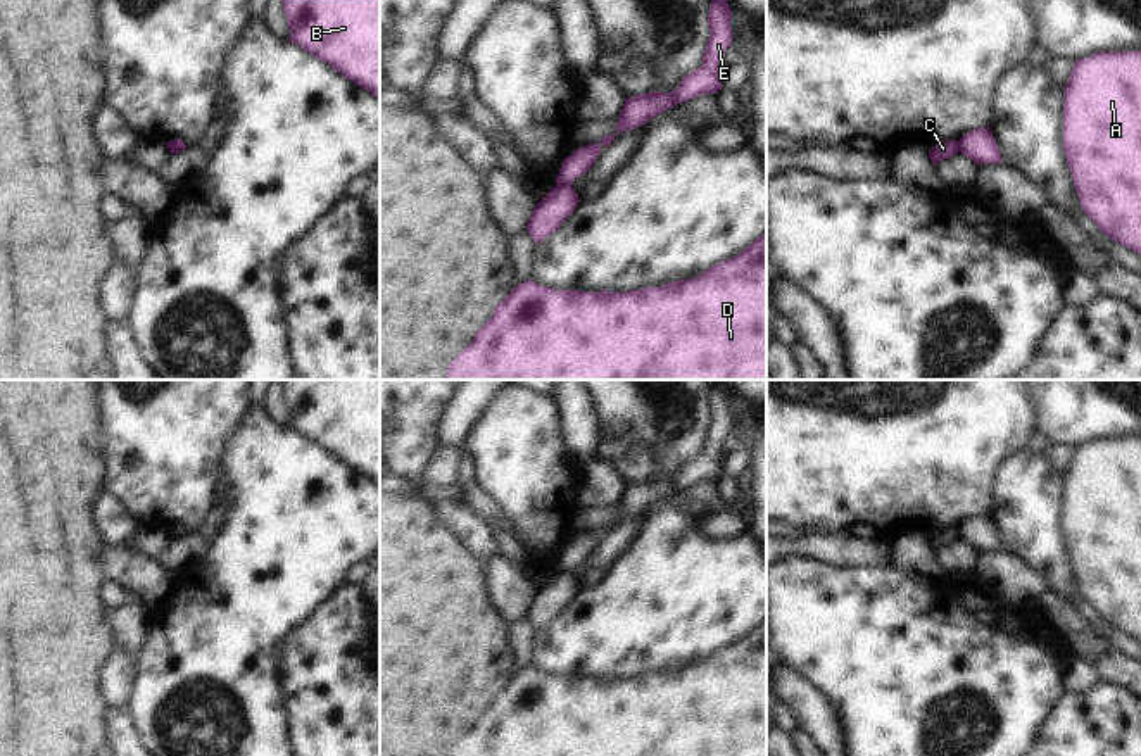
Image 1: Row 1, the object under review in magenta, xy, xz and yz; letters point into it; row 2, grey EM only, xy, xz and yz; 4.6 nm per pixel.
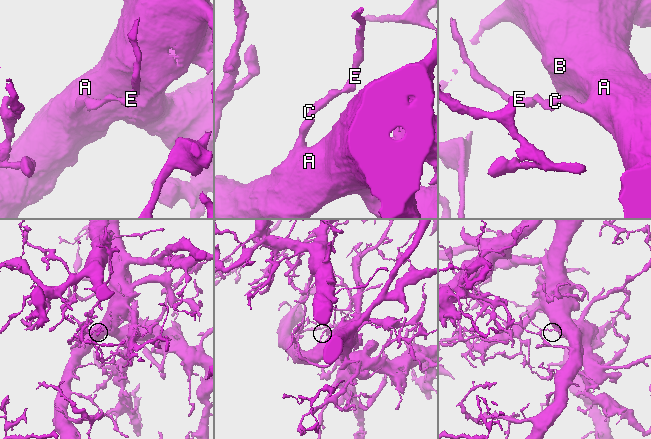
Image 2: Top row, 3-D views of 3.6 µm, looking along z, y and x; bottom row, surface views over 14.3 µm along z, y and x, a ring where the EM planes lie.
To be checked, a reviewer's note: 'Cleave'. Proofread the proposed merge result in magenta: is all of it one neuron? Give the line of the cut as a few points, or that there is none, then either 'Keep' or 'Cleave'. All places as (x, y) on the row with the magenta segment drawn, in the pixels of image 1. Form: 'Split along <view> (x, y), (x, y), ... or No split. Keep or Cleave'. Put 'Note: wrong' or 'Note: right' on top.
Note: right
Split along xz (558, 183), (570, 187). Cleave.

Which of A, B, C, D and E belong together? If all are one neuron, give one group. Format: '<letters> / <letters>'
A B D / C E

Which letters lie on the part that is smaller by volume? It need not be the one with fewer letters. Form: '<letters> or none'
C, E

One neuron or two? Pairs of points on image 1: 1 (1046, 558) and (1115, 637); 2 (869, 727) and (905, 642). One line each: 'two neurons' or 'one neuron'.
1: two neurons
2: one neuron

